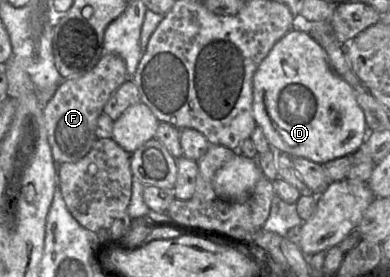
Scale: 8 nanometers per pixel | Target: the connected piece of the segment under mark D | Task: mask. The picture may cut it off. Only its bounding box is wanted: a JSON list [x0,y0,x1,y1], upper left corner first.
[253,26,366,165]

